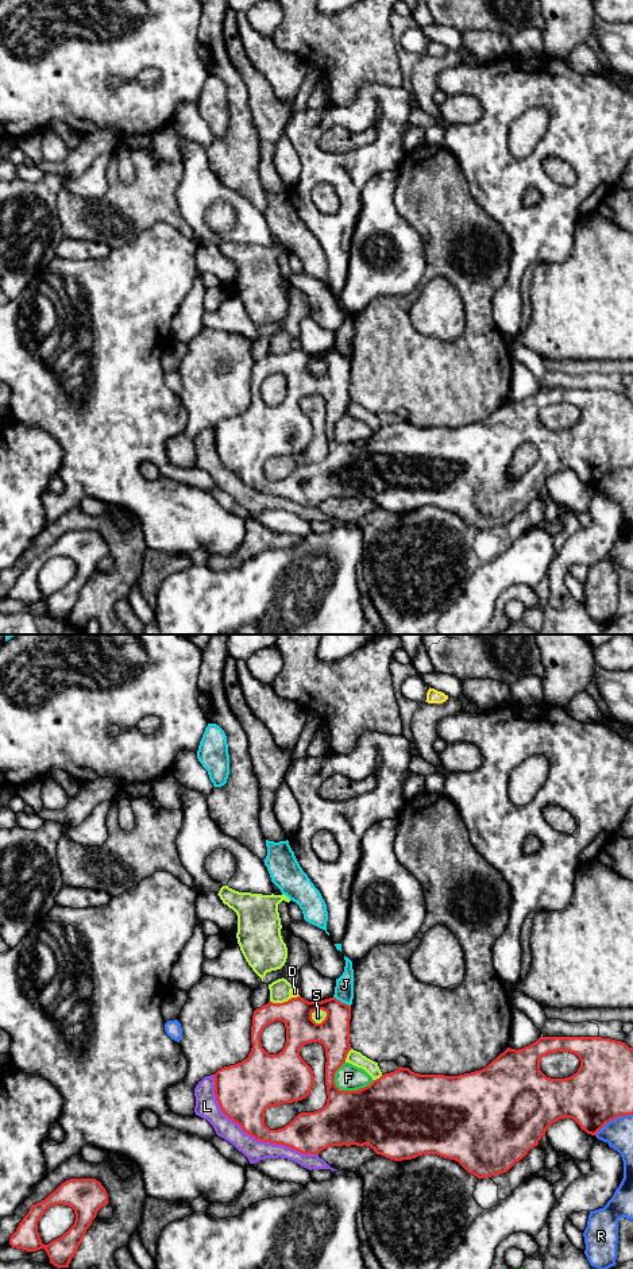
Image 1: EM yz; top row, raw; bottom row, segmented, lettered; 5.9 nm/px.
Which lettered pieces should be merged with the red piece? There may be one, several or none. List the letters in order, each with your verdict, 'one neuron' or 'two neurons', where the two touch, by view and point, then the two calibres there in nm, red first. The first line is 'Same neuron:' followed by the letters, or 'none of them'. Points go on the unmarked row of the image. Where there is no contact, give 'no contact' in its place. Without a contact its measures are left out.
Same neuron: none of them
D: two neurons | yz (294, 350) | 180/50 nm
F: two neurons | yz (350, 443) | 400/160 nm
J: two neurons | yz (340, 354) | 190/110 nm
L: two neurons | yz (251, 488) | 320/130 nm
R: two neurons | yz (613, 470) | 360/180 nm
S: two neurons | yz (317, 362) | 190/70 nm

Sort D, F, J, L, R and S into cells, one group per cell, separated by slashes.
D / F J / L R / S

